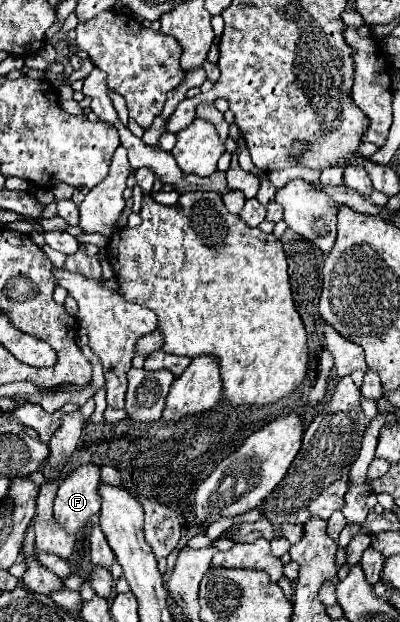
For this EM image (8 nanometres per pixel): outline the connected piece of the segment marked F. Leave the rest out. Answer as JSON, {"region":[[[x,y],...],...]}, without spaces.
{"region":[[[82,464],[58,486],[54,498],[54,518],[68,532],[76,534],[100,512],[100,466]]]}

